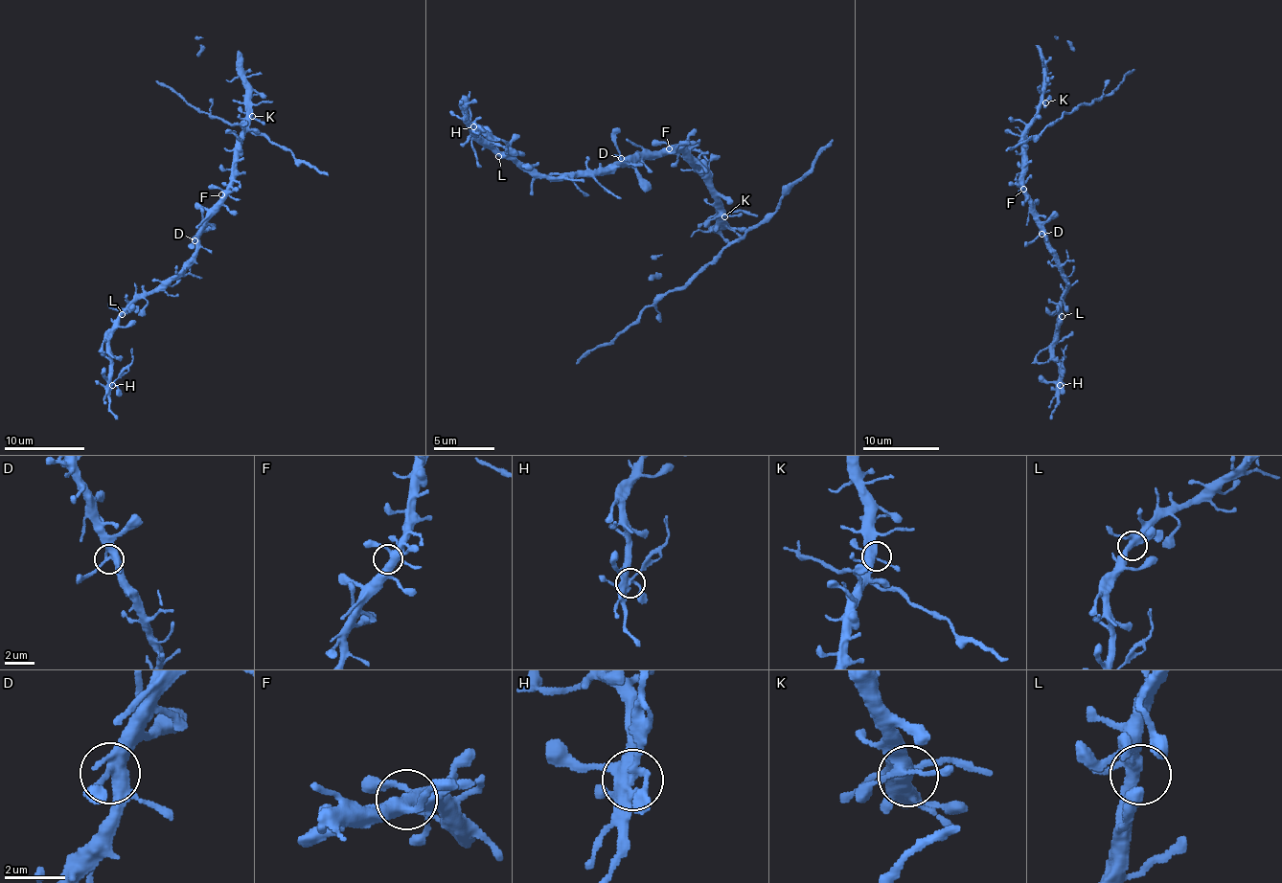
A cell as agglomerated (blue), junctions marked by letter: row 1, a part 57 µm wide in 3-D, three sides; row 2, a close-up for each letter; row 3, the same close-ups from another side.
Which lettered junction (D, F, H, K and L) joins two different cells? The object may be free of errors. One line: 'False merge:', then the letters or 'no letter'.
False merge: H

